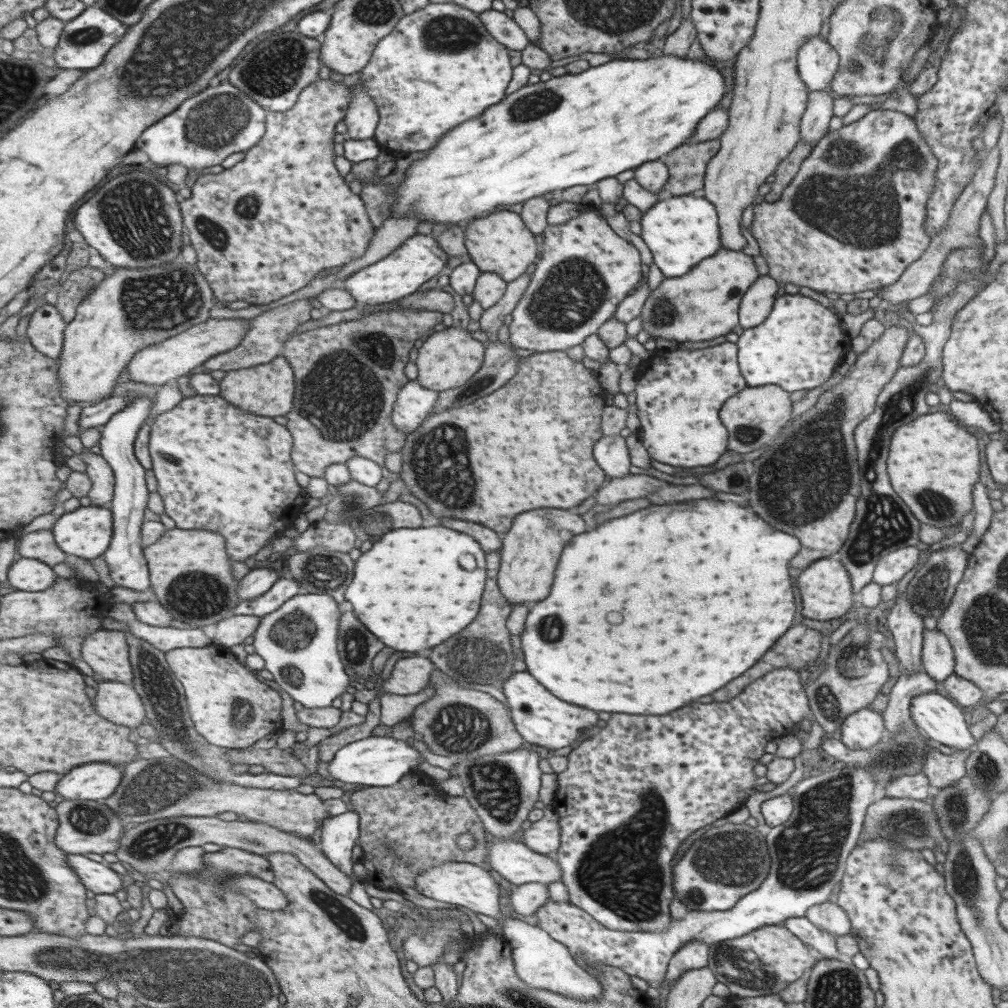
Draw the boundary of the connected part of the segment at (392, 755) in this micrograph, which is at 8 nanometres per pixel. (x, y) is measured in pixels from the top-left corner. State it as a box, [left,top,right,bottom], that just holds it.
[330,736,419,787]

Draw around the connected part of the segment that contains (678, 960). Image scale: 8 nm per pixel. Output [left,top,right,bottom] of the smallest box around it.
[659,942,709,986]

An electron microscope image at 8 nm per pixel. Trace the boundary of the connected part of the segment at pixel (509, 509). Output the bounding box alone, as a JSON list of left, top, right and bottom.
[398,351,605,532]

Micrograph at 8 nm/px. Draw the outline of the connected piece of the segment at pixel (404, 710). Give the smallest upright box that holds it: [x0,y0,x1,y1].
[379,684,432,727]

